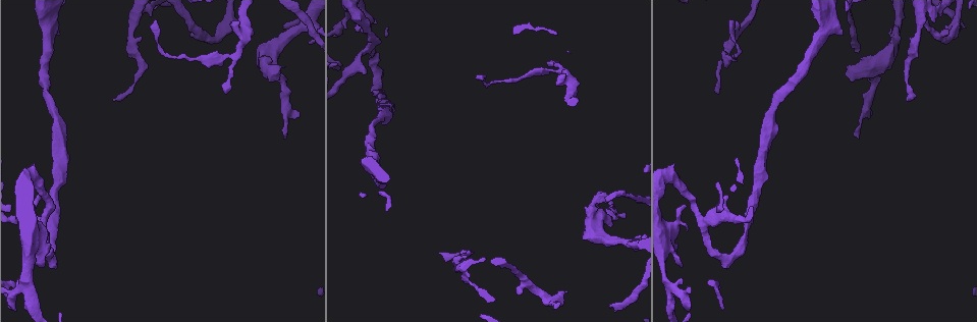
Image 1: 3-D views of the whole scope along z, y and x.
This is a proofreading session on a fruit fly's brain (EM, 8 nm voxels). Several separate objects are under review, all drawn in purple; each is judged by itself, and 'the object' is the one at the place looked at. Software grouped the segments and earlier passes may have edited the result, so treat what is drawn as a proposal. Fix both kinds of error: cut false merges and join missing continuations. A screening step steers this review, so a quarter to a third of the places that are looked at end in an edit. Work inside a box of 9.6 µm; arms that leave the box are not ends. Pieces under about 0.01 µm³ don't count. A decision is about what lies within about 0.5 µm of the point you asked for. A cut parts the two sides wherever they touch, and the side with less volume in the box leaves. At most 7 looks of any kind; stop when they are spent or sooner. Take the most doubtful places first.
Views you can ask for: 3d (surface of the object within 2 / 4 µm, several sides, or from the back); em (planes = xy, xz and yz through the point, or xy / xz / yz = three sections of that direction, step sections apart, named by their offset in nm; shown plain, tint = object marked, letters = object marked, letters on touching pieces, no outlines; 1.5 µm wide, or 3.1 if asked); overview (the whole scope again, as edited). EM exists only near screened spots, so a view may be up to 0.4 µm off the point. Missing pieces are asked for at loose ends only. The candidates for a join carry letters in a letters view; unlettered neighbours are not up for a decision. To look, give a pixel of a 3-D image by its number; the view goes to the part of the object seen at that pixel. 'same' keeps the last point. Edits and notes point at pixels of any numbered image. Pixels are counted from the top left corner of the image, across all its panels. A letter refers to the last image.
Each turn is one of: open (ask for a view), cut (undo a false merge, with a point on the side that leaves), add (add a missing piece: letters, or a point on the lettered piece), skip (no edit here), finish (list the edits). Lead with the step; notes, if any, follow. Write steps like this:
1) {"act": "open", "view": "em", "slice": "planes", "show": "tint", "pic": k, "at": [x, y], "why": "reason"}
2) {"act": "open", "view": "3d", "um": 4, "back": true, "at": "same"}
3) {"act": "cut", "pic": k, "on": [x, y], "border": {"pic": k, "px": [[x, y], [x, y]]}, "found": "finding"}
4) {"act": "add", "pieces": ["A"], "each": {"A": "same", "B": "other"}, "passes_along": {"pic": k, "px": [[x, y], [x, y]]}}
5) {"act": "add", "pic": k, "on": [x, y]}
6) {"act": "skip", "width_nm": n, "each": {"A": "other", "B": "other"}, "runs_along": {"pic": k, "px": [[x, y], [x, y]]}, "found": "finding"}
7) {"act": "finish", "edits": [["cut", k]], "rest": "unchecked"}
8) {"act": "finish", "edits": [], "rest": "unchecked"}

{"act": "open", "view": "3d", "um": 4, "pic": 1, "at": [850, 67], "why": "branch stops here"}

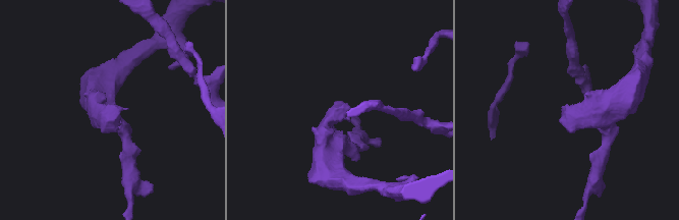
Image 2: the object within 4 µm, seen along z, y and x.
{"act": "open", "view": "em", "slice": "xz", "step": 4, "show": "letters", "pic": 2, "at": [565, 107]}

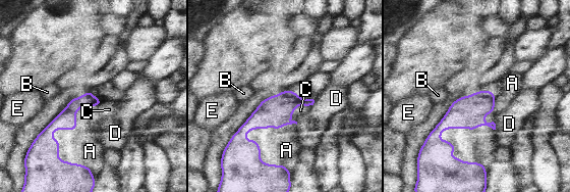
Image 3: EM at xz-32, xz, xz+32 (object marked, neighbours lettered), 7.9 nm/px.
{"act": "skip", "each": {"A": "other", "B": "other", "C": "other", "D": "other", "E": "other"}, "runs_along": {"pic": 3, "px": [[97, 100], [78, 102], [49, 132], [55, 147]]}, "found": "no lettered piece goes on from it"}

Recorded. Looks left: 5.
{"act": "open", "view": "3d", "um": 2, "pic": 1, "at": [906, 99], "why": "tapers out"}

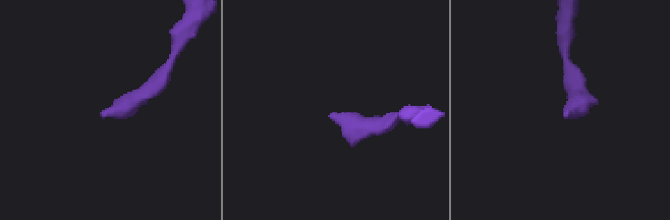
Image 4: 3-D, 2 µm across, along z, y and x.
{"act": "open", "view": "em", "slice": "planes", "show": "letters", "pic": 4, "at": [566, 114]}

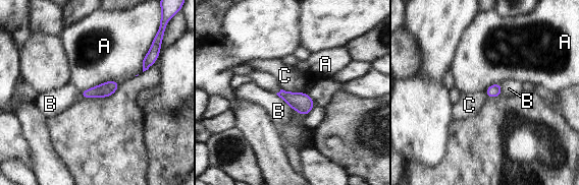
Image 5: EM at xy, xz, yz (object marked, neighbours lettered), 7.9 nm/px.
{"act": "skip", "each": {"A": "other", "B": "other", "C": "other"}, "border": {"pic": 5, "px": [[281, 88], [287, 91], [305, 93]]}, "found": "none of them fits"}

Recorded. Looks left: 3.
{"act": "open", "view": "3d", "um": 2, "pic": 1, "at": [50, 260], "why": "sharp bend"}

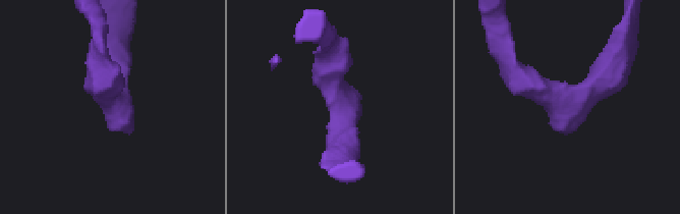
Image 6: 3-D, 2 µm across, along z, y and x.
{"act": "open", "view": "em", "slice": "xz", "step": 8, "show": "tint", "pic": 6, "at": [343, 100], "arm_widths_nm": [180, 260]}

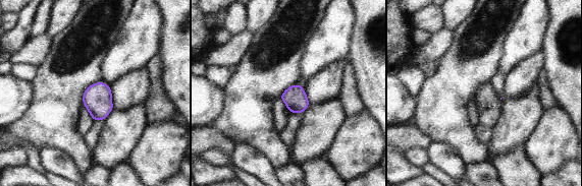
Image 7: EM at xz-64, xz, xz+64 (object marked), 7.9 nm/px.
{"act": "open", "view": "em", "slice": "planes", "show": "letters", "at": "same", "why": "cut it another way"}

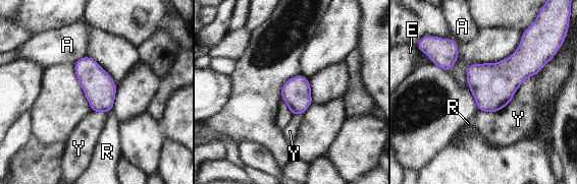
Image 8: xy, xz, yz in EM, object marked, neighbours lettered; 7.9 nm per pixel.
{"act": "skip", "each": {"A": "other", "E": "other", "R": "other", "Y": "other"}, "found": "continuous, no second neuron"}

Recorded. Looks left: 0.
{"act": "finish", "edits": [], "rest": "unchecked"}

